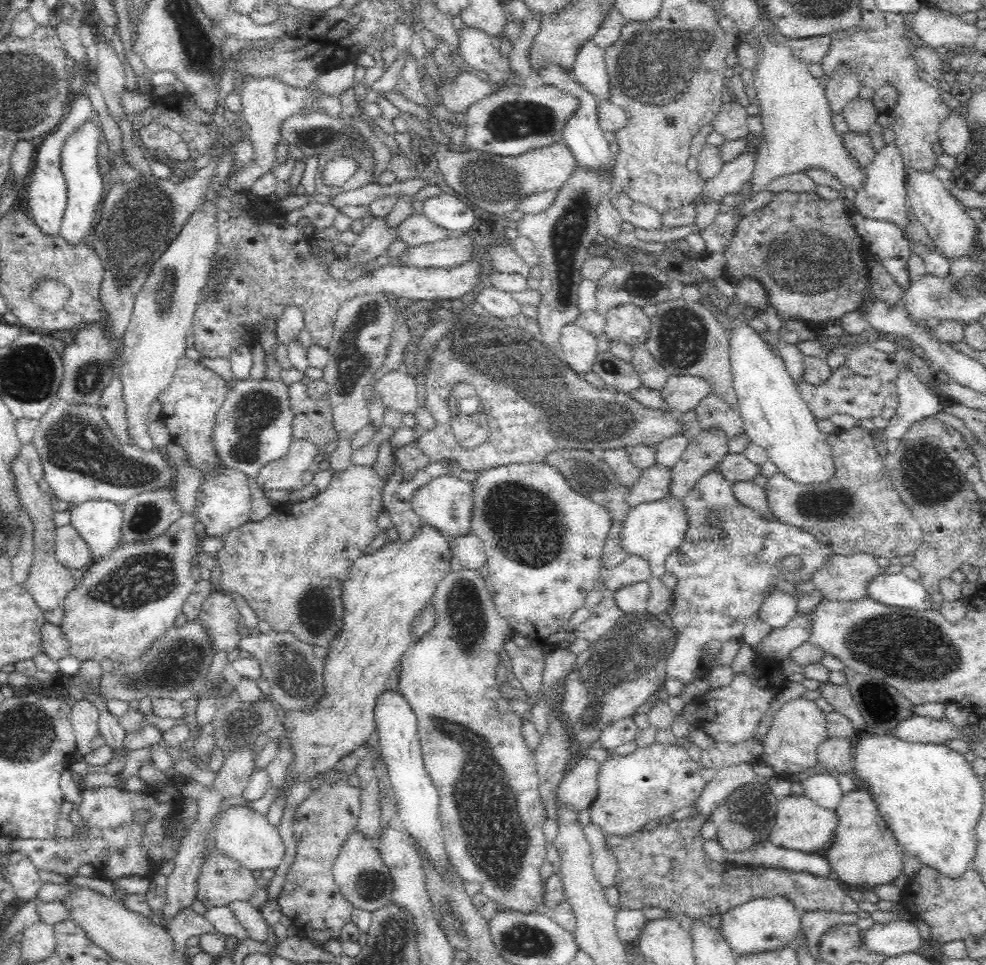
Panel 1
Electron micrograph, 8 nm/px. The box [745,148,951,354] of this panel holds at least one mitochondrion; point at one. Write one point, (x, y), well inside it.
(811, 264)

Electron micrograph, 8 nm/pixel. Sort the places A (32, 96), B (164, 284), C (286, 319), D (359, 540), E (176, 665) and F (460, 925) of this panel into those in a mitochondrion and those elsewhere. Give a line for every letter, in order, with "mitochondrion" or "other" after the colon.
A: mitochondrion
B: mitochondrion
C: other
D: other
E: mitochondrion
F: mitochondrion

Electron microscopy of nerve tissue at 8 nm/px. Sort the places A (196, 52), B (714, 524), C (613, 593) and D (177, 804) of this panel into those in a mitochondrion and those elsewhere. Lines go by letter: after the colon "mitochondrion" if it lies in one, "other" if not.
A: mitochondrion
B: mitochondrion
C: other
D: other

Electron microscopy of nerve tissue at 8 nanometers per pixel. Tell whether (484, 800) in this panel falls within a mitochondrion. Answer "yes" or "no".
yes

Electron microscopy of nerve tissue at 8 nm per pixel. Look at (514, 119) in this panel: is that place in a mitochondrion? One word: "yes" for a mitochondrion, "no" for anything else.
yes

